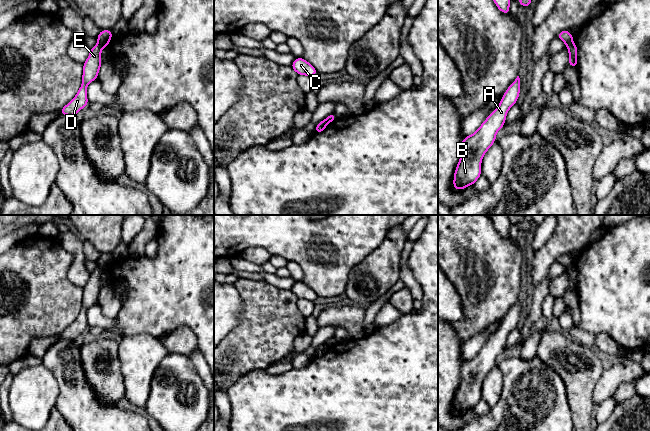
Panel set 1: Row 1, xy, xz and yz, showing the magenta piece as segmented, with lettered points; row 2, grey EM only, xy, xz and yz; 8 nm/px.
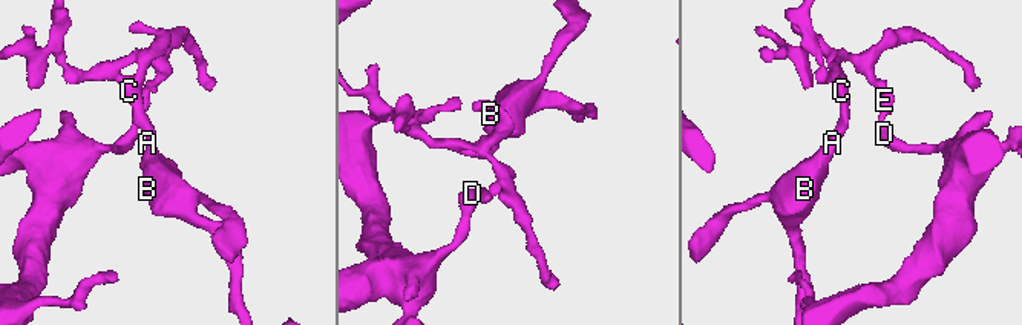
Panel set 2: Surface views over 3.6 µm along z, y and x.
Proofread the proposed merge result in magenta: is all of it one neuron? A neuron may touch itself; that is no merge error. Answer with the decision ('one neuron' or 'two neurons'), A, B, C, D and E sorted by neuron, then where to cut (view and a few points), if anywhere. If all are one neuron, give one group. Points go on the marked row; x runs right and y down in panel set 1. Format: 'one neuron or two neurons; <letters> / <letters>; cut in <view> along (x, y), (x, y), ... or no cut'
two neurons; A B C / D E; cut in yz along (572, 40), (566, 46)

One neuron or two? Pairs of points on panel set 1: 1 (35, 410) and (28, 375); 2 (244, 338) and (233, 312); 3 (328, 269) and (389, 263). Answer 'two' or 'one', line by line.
1: one
2: two
3: two

